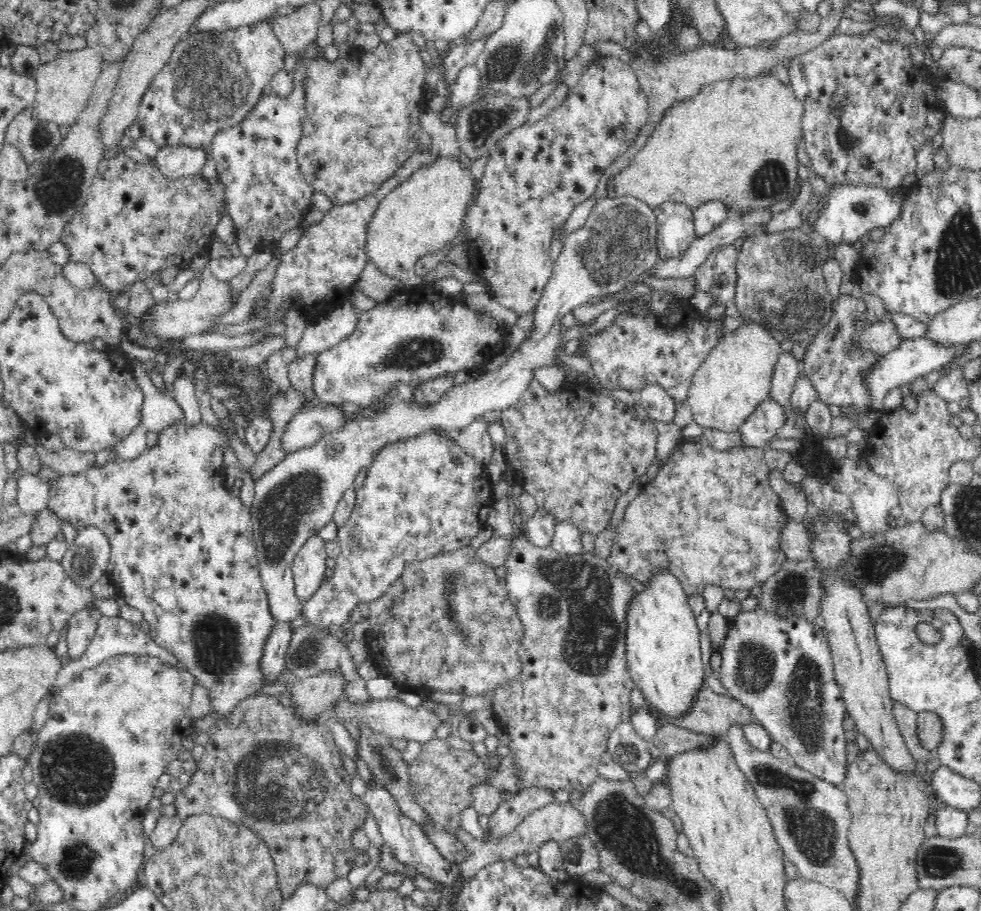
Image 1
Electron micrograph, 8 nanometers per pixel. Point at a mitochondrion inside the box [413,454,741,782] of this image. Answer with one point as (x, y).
(580, 593)

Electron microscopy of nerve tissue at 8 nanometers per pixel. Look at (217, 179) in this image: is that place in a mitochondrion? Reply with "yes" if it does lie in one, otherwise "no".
no

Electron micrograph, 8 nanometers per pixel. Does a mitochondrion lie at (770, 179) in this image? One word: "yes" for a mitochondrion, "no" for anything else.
yes

